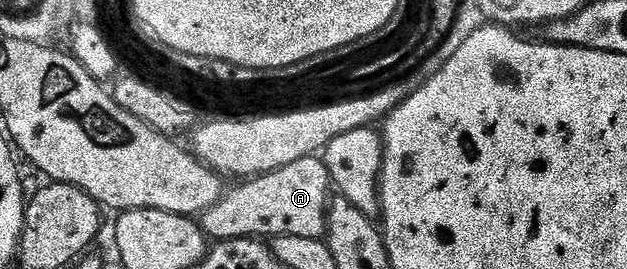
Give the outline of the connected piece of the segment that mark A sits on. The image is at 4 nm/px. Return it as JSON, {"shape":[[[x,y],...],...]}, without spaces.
{"shape":[[[320,157],[295,160],[283,168],[272,170],[269,174],[258,174],[242,182],[245,183],[235,187],[230,194],[229,191],[222,193],[218,201],[200,215],[199,225],[210,239],[228,240],[265,236],[261,234],[269,233],[269,235],[290,234],[291,236],[321,238],[326,233],[326,214],[331,201],[331,179],[329,169]]]}

